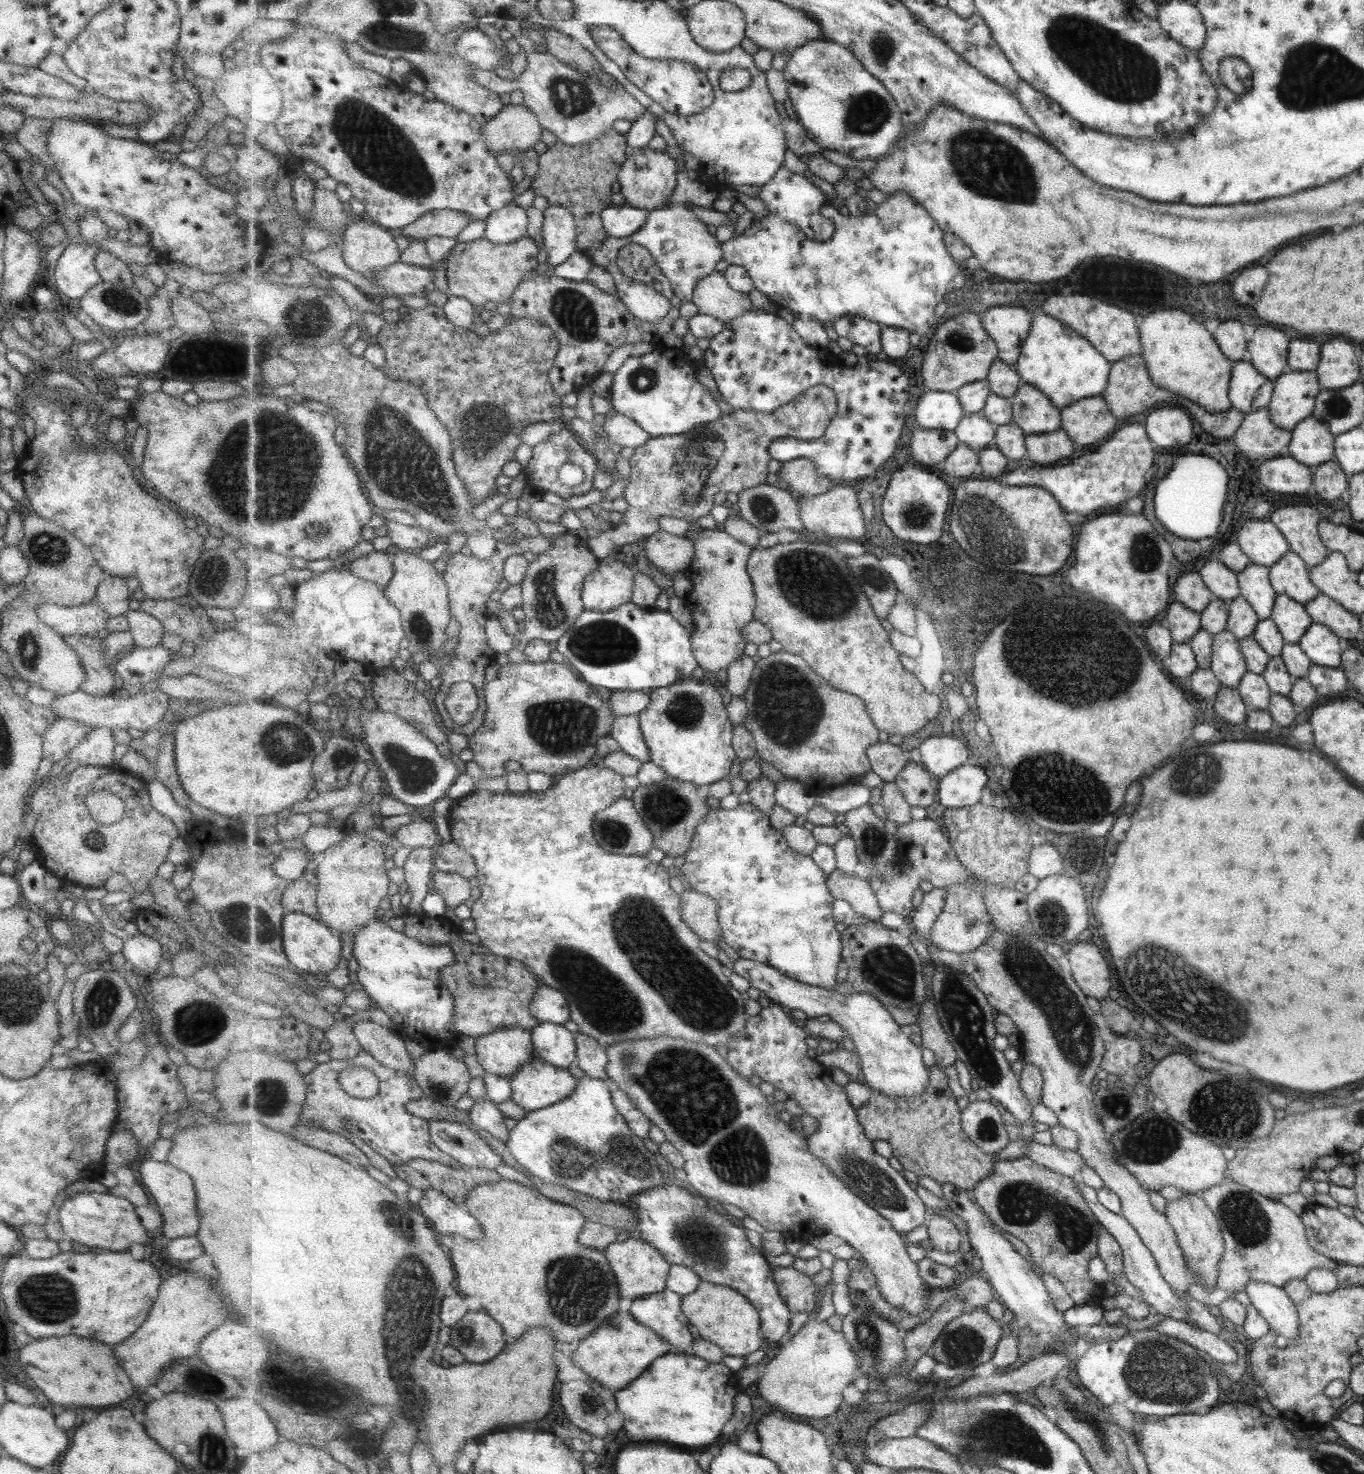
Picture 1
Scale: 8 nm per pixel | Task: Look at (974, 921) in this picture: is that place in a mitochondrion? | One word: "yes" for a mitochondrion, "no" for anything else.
yes

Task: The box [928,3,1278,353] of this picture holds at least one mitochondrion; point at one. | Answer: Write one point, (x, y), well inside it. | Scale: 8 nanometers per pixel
(1086, 46)

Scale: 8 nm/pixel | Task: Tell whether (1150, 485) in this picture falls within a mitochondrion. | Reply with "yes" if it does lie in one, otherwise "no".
no

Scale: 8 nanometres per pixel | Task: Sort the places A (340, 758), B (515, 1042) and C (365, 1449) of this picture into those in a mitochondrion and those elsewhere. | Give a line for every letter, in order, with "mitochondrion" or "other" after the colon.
A: mitochondrion
B: other
C: other

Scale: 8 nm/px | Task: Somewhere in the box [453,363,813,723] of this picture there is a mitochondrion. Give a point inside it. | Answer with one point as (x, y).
(693, 463)

